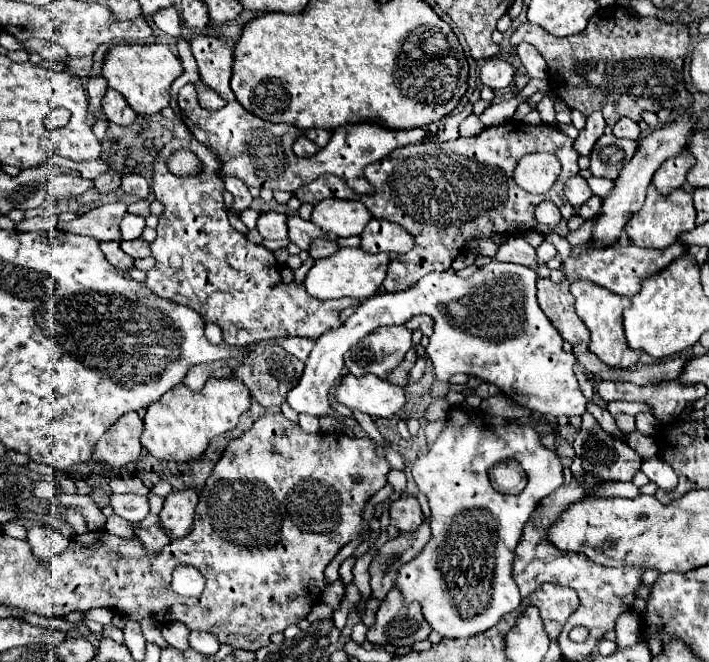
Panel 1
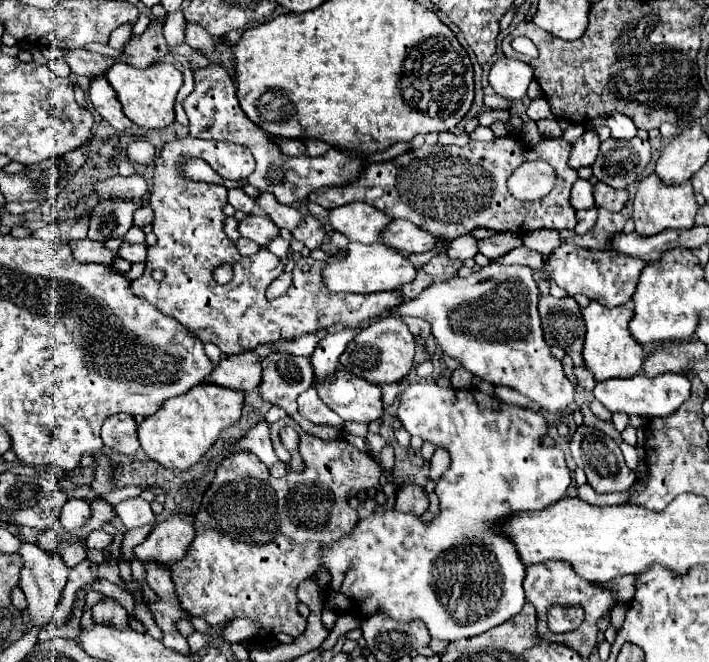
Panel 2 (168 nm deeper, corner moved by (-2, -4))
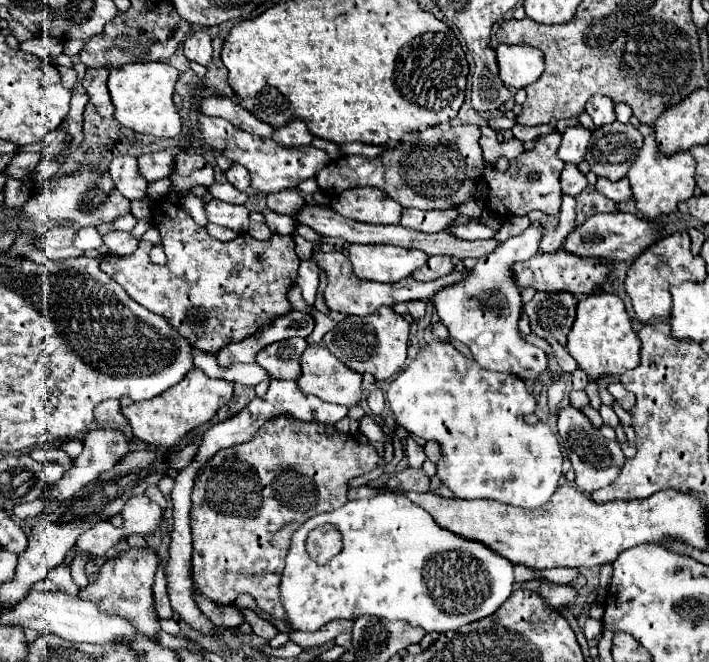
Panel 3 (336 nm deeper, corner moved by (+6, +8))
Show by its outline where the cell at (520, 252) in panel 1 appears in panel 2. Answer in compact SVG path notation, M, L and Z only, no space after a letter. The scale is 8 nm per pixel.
M499 232L491 238L483 238L483 240L477 240L477 246L479 246L479 252L485 254L487 258L497 258L497 256L503 256L507 254L509 250L521 246L523 240L521 236L513 236L513 232Z

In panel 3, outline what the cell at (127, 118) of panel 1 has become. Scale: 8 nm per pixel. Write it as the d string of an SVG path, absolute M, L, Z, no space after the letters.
M89 68L85 72L85 78L81 80L81 86L89 94L91 102L97 108L97 112L105 118L113 116L113 112L115 112L109 90L107 90L107 76L109 76L107 68Z

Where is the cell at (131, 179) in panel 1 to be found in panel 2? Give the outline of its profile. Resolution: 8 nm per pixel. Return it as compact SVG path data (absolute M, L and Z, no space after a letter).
M133 174L129 178L123 176L115 176L109 178L105 182L97 184L97 192L101 198L129 198L129 200L137 200L141 196L145 196L147 192L147 182L143 176Z

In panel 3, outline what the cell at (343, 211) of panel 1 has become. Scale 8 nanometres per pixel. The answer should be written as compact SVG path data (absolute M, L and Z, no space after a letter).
M349 188L331 200L333 212L365 224L399 224L401 204L379 188Z

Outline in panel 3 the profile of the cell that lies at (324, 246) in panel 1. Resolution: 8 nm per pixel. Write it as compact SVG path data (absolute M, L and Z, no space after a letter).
M283 190L277 194L269 194L267 206L277 214L287 214L293 218L293 212L297 212L297 208L305 208L305 200L297 190Z

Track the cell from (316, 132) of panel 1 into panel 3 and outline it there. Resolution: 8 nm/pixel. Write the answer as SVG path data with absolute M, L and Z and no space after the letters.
M293 120L291 124L277 128L273 140L283 146L305 146L313 142L313 134L309 132L307 124L303 124L301 120Z

